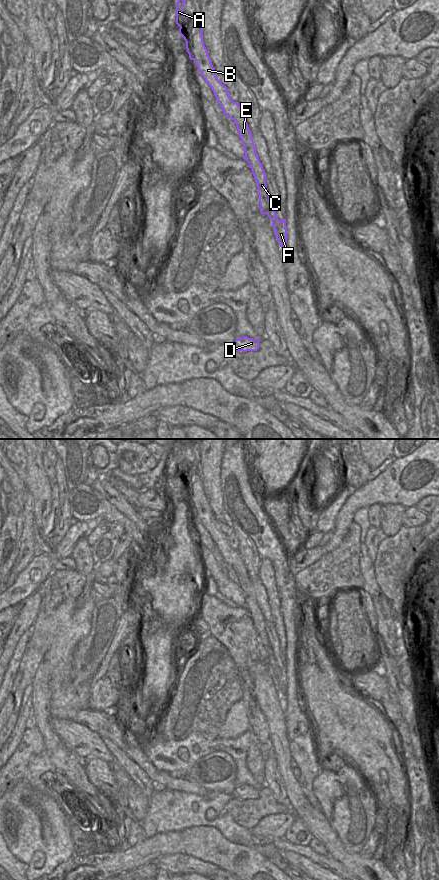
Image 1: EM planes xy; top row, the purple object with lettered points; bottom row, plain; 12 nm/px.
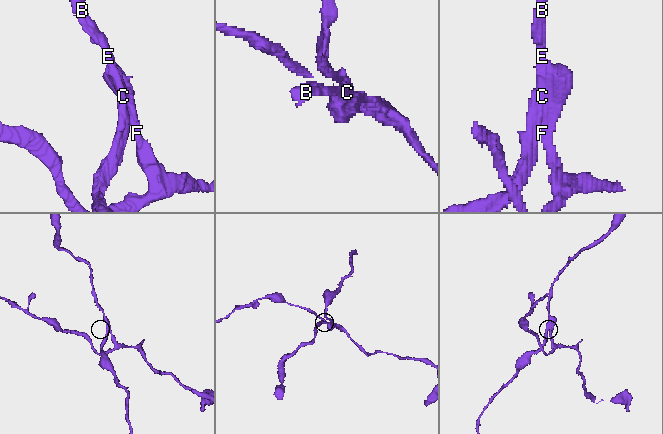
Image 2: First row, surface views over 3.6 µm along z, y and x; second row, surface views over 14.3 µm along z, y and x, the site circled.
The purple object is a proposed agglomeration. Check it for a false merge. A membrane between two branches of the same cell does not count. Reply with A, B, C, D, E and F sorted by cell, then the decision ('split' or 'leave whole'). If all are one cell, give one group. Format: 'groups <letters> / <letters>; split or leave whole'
groups A B C E / D F; split

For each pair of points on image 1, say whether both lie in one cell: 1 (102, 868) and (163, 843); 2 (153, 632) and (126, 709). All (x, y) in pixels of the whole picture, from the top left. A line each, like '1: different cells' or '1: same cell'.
1: same cell
2: same cell

